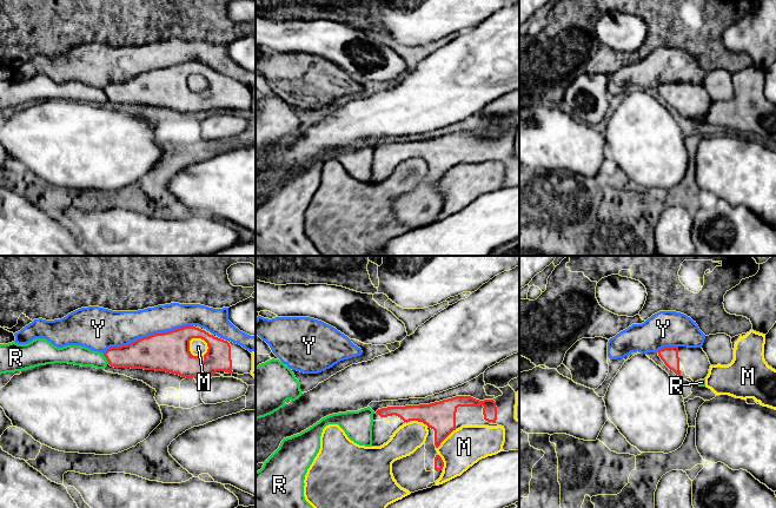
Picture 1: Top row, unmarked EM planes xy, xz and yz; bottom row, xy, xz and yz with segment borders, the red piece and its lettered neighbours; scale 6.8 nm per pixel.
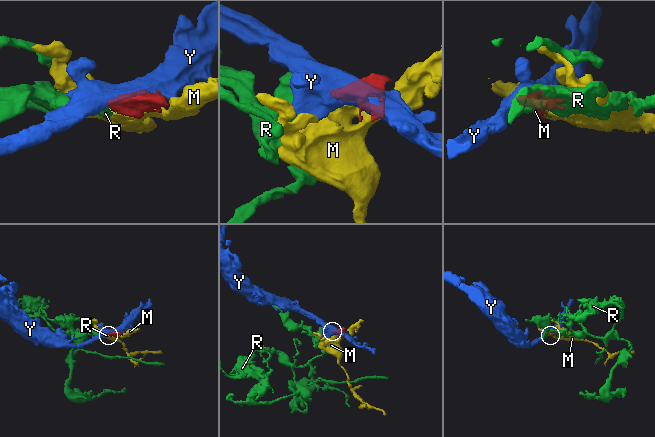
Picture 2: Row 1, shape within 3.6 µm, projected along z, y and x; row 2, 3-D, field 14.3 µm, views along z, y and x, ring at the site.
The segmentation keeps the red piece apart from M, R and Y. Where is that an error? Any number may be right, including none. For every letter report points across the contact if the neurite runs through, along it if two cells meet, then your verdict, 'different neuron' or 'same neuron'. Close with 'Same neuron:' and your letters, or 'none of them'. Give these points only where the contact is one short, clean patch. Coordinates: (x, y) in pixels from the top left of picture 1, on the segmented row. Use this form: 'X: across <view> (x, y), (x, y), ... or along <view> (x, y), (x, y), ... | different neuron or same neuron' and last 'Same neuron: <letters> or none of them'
M: different neuron
R: along xy (103, 354), (108, 363) | different neuron
Y: different neuron
Same neuron: none of them

